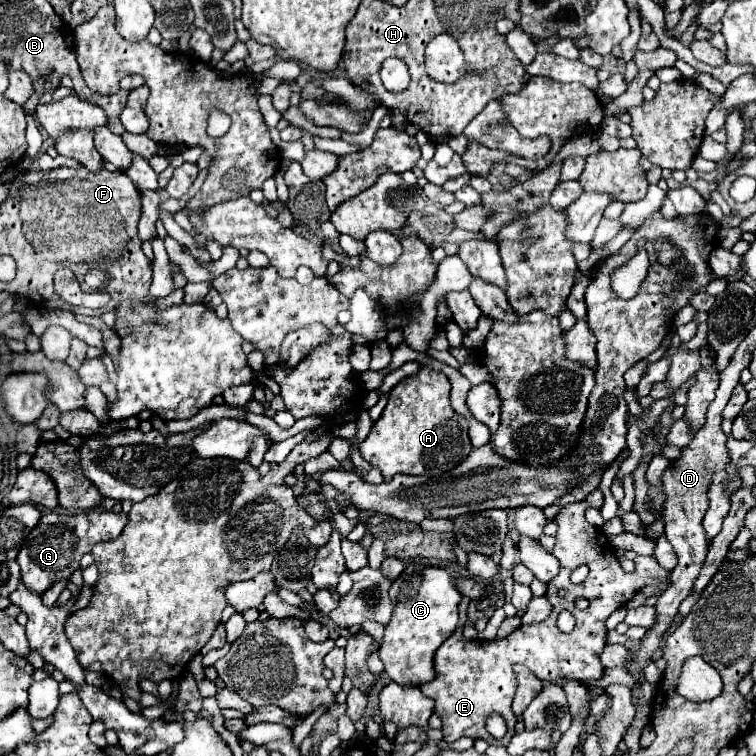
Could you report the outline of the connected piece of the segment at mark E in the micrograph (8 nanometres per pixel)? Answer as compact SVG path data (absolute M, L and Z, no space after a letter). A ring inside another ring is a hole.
M582 500L582 502L574 502L574 504L568 504L564 506L558 516L554 518L554 522L558 524L558 532L556 532L556 544L554 544L554 550L552 554L558 558L560 562L560 574L550 580L548 584L548 592L546 592L546 598L550 600L552 604L552 612L550 612L550 618L546 618L544 622L540 624L530 624L530 626L520 626L516 628L508 638L502 638L502 640L492 640L492 642L486 642L486 640L466 640L462 636L462 628L458 624L458 628L452 632L452 636L436 650L436 656L434 656L434 680L426 682L426 684L420 684L420 690L422 694L426 694L428 698L432 698L436 702L436 714L442 718L442 732L444 732L444 740L450 744L462 736L470 736L470 738L482 738L486 740L488 744L498 744L498 746L508 746L510 738L514 736L514 726L516 726L516 716L510 712L510 704L512 704L512 698L514 698L516 692L516 674L514 674L514 664L524 664L530 672L534 672L540 680L578 680L578 682L584 682L584 680L598 680L602 678L602 672L604 672L604 666L600 662L600 654L602 654L602 648L606 644L606 626L604 626L604 620L620 606L624 606L636 592L640 592L648 582L660 582L660 580L666 580L670 578L670 572L664 570L656 558L652 556L636 556L636 568L634 572L624 572L620 568L620 562L614 554L614 548L612 544L608 542L608 538L602 534L600 528L592 526L586 518L584 518L584 512L586 512L588 504ZM580 564L586 564L590 568L590 574L588 578L580 584L580 586L574 586L570 584L570 574L572 570L576 570ZM558 588L564 588L568 594L564 600L560 600L556 596L556 590ZM574 598L586 598L590 602L590 606L586 610L578 610L576 604L574 604ZM560 610L568 610L572 612L572 616L576 618L576 626L570 634L564 634L558 630L556 626L556 616ZM492 714L500 714L504 720L506 720L506 726L508 726L508 732L504 738L494 738L492 734L488 734L486 730L486 720L488 716Z

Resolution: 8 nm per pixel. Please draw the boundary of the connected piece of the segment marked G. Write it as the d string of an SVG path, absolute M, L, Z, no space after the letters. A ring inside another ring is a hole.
M44 510L38 526L28 534L26 544L20 548L16 562L20 564L22 582L32 590L42 594L56 580L70 576L80 568L80 558L94 548L94 544L104 540L114 540L126 526L128 518L124 512L104 512L104 510L88 510L78 514Z

